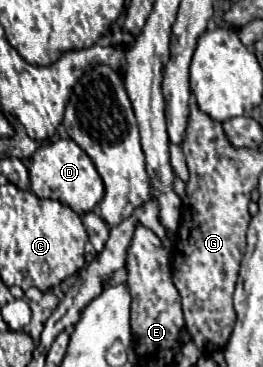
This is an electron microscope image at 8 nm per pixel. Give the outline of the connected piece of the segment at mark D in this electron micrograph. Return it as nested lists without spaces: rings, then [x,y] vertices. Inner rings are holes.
[[[58,139],[40,145],[30,159],[30,185],[40,199],[58,199],[76,213],[88,213],[104,195],[104,183],[90,157],[72,141]]]

